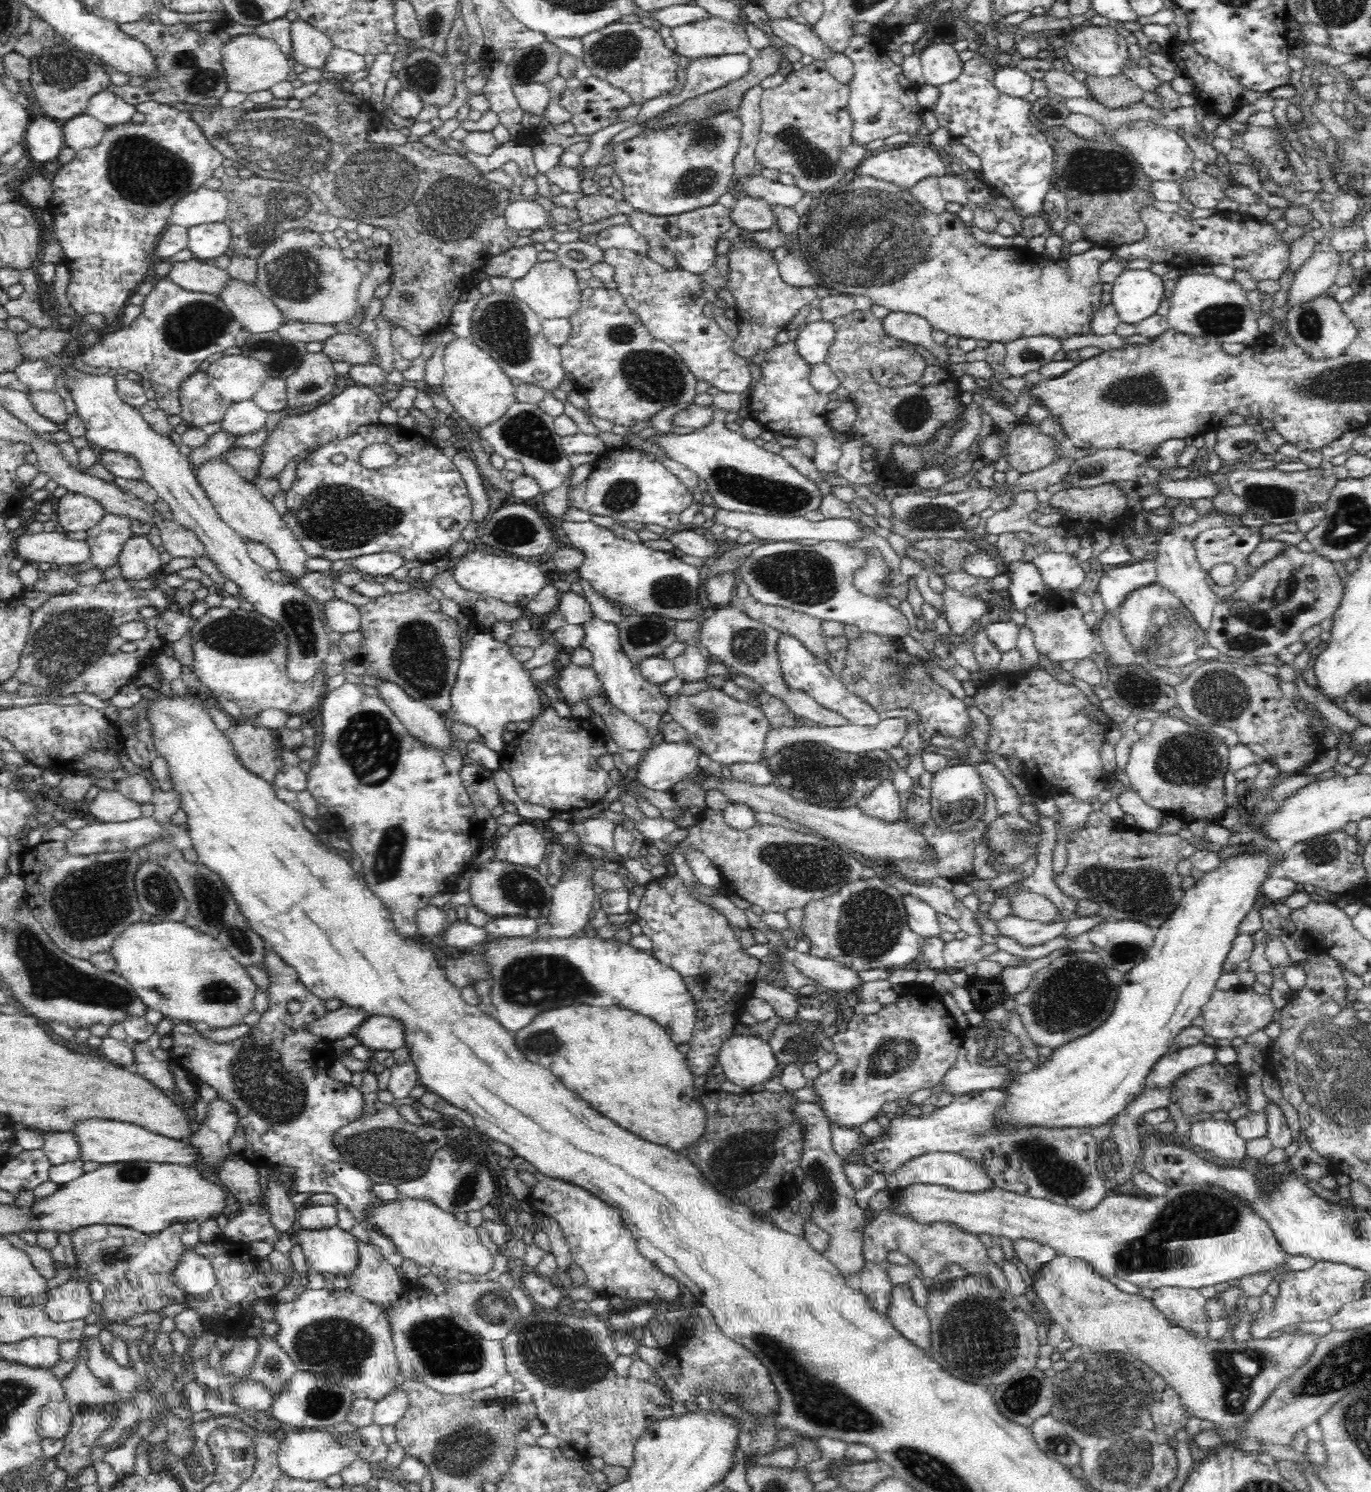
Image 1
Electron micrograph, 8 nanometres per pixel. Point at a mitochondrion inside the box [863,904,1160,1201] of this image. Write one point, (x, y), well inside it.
(1075, 994)

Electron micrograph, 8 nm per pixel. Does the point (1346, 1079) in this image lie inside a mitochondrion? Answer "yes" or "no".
yes

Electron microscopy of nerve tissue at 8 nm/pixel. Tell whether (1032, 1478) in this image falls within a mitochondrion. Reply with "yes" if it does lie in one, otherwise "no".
no

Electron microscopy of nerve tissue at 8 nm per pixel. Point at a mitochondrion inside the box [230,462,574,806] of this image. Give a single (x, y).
(337, 516)

